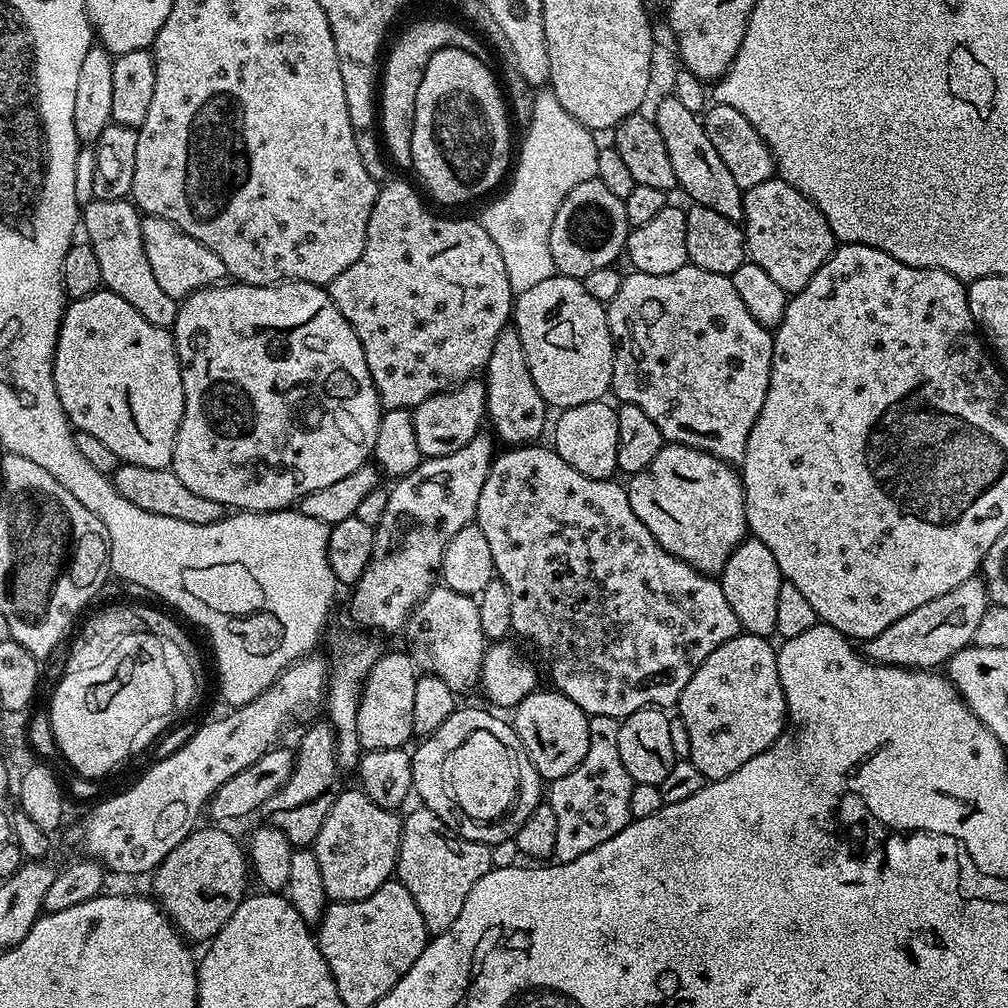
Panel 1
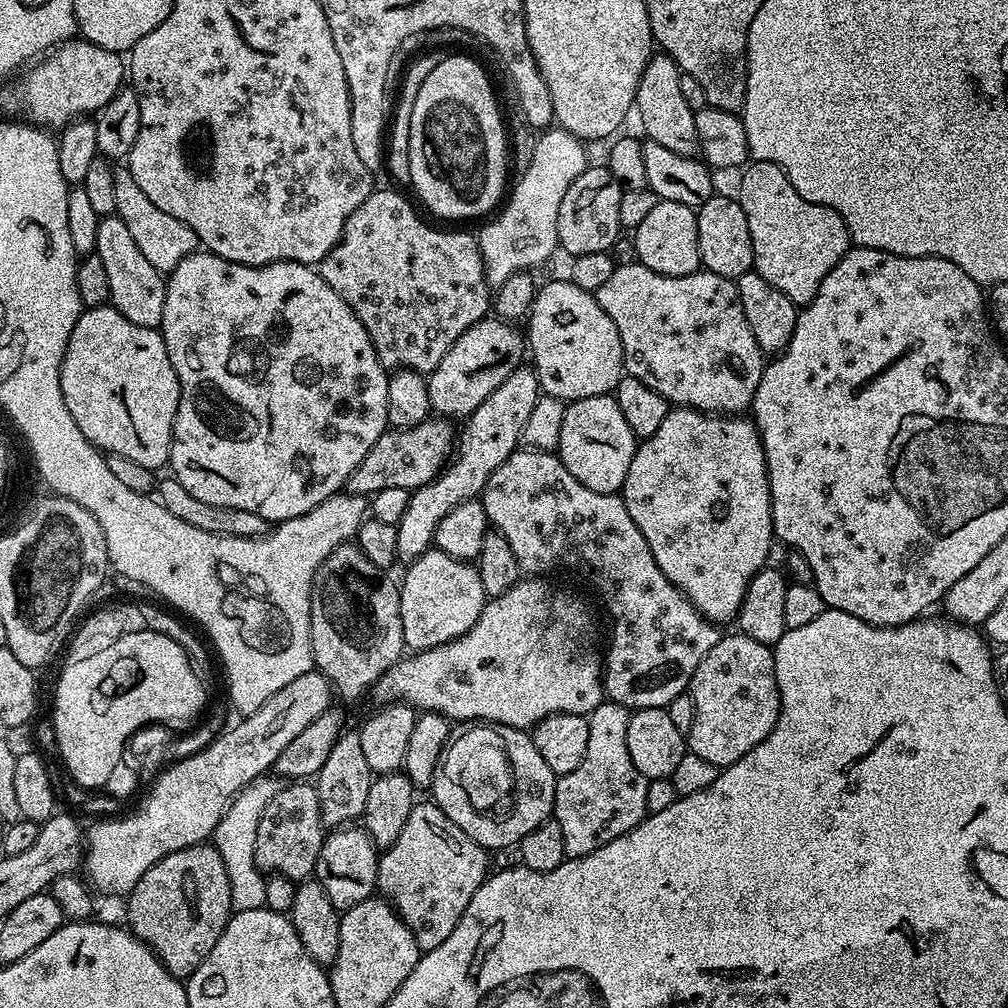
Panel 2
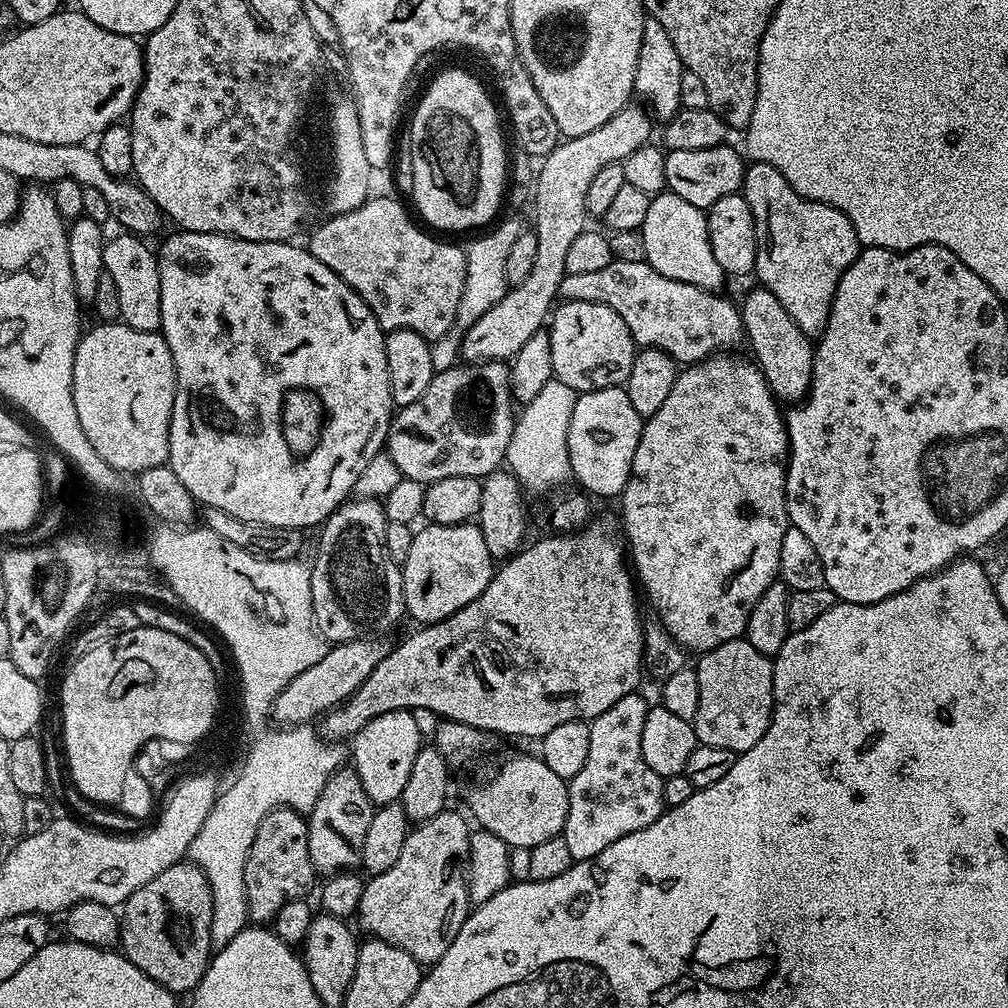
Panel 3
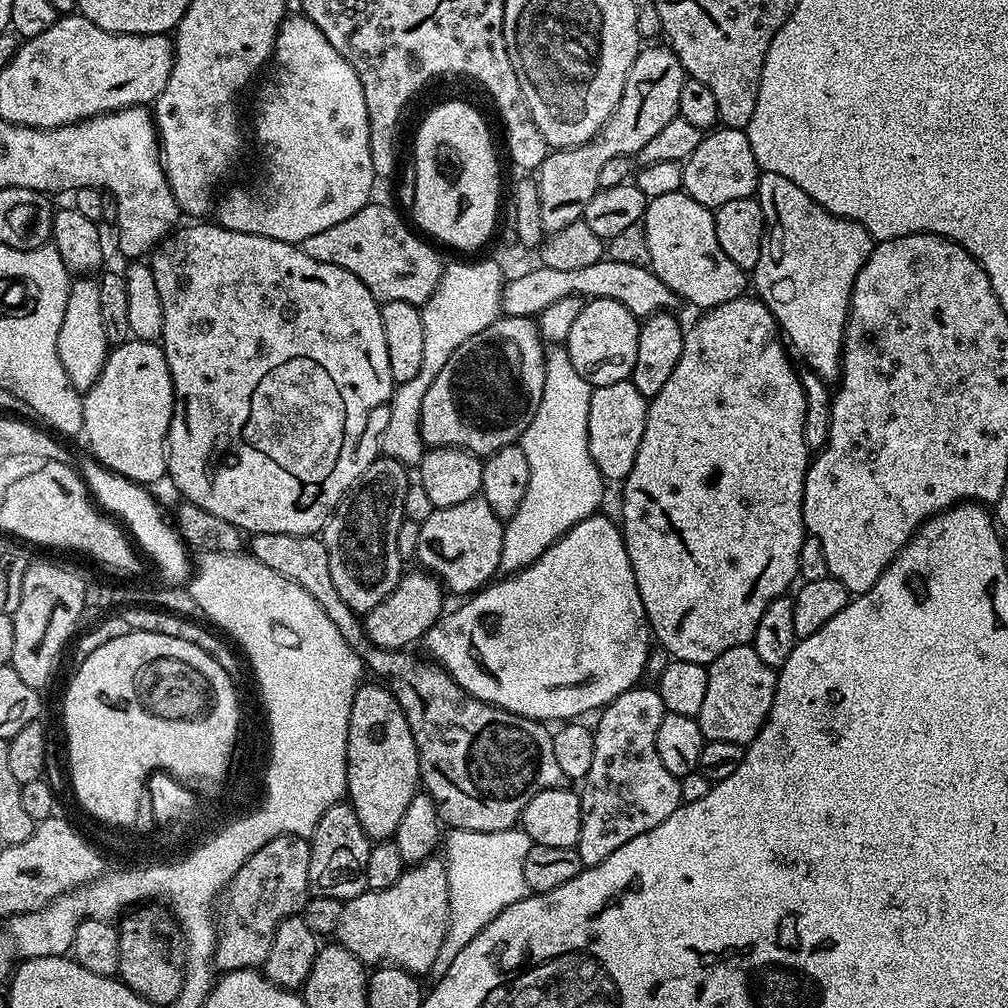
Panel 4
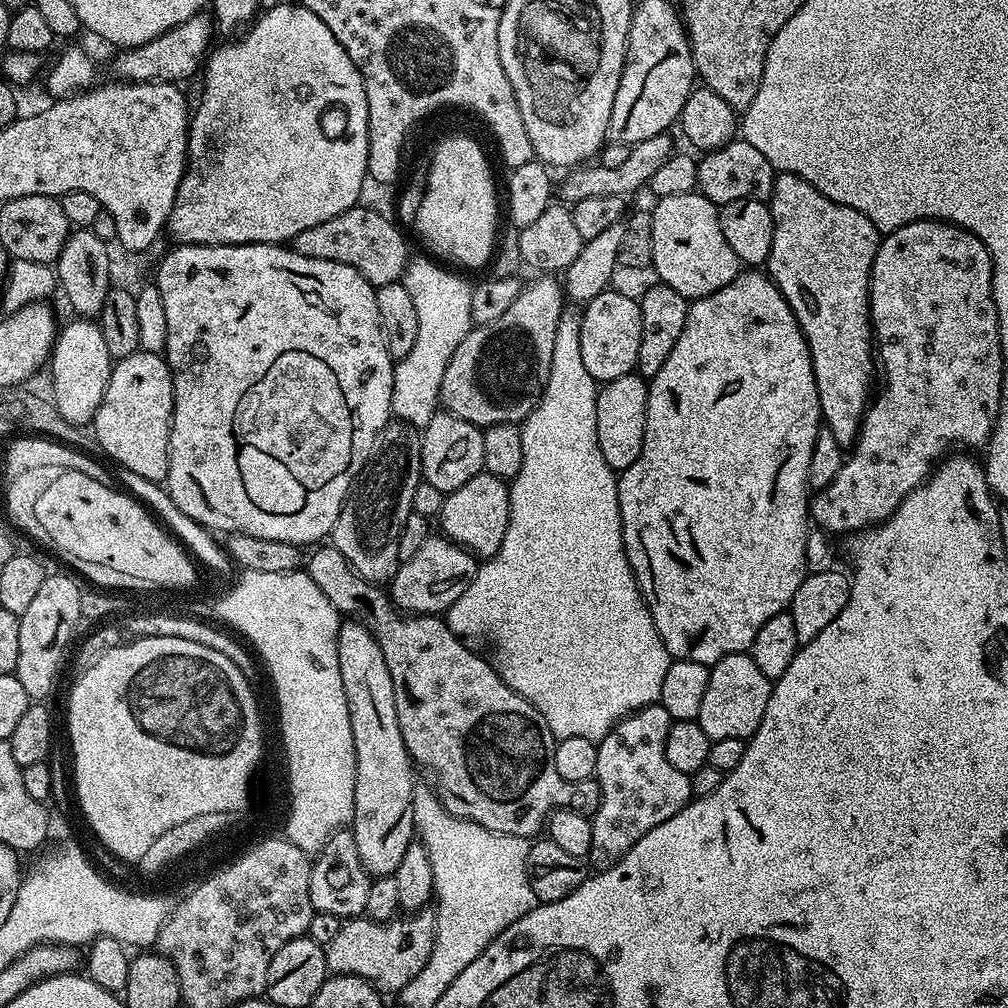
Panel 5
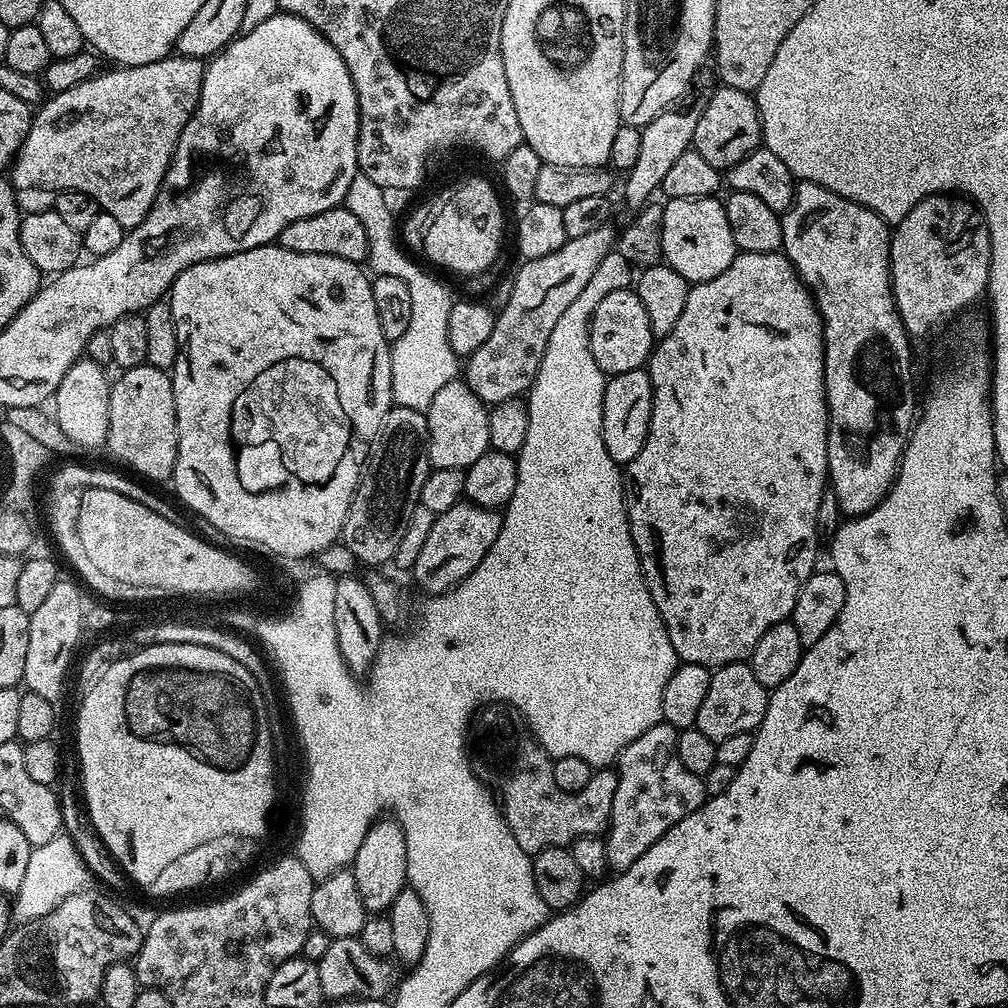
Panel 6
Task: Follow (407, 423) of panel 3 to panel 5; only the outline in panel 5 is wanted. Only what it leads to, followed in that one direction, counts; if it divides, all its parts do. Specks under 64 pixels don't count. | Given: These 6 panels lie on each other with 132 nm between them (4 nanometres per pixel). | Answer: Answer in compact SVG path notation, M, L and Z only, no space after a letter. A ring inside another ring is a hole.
M525 287L500 320L473 327L454 350L446 374L442 374L443 411L481 430L495 424L519 425L527 420L550 378L554 334L558 334L558 318L564 313L565 304L559 287Z

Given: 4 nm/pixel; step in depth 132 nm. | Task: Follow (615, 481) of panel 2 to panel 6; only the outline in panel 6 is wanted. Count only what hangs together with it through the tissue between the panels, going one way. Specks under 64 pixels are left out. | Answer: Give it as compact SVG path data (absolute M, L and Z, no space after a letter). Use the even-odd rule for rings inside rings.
M644 368L626 370L617 376L607 377L602 398L602 438L606 442L606 454L610 454L610 458L614 458L616 464L627 466L631 460L638 458L638 450L642 450L648 437L653 406L654 386Z

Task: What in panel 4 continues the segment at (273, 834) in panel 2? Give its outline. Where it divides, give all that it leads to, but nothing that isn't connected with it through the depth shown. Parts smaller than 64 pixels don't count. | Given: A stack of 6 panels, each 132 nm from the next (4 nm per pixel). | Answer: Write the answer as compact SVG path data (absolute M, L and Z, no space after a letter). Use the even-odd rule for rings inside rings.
M279 836L270 842L266 842L266 846L259 848L255 854L248 859L238 870L238 874L234 874L234 878L228 883L226 891L222 896L222 907L218 912L218 935L216 937L216 966L221 973L237 972L243 968L259 969L270 958L270 946L274 946L274 938L278 934L278 926L282 926L284 920L290 919L291 916L300 916L304 908L308 905L310 899L310 889L308 887L308 875L310 874L310 850L311 843L302 836Z

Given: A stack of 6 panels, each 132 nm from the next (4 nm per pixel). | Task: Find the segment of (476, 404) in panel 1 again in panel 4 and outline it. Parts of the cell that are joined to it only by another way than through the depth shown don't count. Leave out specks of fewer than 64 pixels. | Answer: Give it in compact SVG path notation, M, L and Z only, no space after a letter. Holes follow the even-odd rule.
M656 44L653 48L641 47L639 54L634 58L634 66L630 66L626 74L626 86L622 90L618 106L612 111L612 117L600 127L598 134L594 134L594 138L573 148L549 151L548 157L535 169L534 179L538 186L538 203L542 206L542 226L545 233L560 232L566 226L570 226L570 222L583 217L586 202L590 202L590 198L594 198L594 194L601 187L598 173L602 171L602 162L619 156L635 157L636 152L642 150L642 146L646 146L646 142L650 142L650 138L654 138L654 134L658 134L658 130L662 130L662 126L666 126L666 122L670 122L678 114L678 93L682 90L686 73L671 47L661 44Z

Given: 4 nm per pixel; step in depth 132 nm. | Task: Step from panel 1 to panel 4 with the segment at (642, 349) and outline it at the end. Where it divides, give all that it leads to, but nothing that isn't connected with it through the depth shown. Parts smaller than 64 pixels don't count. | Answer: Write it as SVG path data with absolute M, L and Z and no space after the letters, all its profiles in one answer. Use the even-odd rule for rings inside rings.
M605 258L594 262L594 266L585 266L583 270L550 270L543 266L535 266L529 272L516 276L507 281L498 293L500 300L500 312L506 316L531 316L539 317L546 306L551 306L561 298L567 296L578 296L591 298L593 300L613 300L622 302L630 314L637 318L653 316L655 312L662 312L671 309L672 303L677 303L678 297L672 293L653 274L651 267L642 265L631 265L629 263L616 262Z

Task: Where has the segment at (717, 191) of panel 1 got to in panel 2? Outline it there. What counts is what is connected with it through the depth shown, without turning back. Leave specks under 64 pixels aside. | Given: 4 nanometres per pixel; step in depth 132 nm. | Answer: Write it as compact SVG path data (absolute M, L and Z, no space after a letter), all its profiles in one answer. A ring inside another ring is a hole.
M653 55L640 75L634 112L640 115L640 124L645 132L643 135L647 139L658 142L658 146L666 146L666 150L674 150L674 154L695 157L700 146L694 130L696 113L686 106L686 98L682 98L681 75L680 68L670 57Z

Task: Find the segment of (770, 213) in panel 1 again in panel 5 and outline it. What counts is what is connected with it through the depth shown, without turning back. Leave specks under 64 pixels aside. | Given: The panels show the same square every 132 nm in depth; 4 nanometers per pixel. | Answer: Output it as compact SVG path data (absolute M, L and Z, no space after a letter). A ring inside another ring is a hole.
M789 172L777 175L770 197L772 217L776 223L774 242L766 261L767 275L778 286L786 298L790 310L800 324L808 343L810 358L814 366L814 382L818 390L818 402L823 423L833 431L834 438L845 446L856 443L860 432L860 421L868 411L872 375L877 375L878 360L874 355L874 329L868 305L868 291L872 277L872 263L880 245L882 234L858 210L826 198L810 182Z

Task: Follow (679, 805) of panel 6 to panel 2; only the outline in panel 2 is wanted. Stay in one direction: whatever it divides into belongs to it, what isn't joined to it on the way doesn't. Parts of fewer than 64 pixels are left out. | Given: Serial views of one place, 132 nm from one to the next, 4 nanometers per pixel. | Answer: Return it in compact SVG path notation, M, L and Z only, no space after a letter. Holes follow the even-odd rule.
M605 699L588 713L590 739L586 742L586 754L582 754L582 762L578 762L570 774L557 779L552 816L558 826L562 826L562 839L569 860L594 854L594 850L634 830L634 826L641 824L649 815L646 806L648 780L638 766L634 766L630 750L626 747L629 715L629 709L610 699Z

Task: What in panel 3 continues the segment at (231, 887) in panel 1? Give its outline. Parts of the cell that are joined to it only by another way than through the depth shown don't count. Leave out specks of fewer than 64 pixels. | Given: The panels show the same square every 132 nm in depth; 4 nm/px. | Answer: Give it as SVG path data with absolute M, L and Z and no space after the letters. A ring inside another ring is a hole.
M181 862L170 866L170 870L162 870L158 878L150 878L146 886L134 890L130 898L124 901L122 911L119 913L120 938L119 947L123 956L142 974L154 978L158 986L162 986L166 991L173 994L191 993L193 988L198 986L202 974L206 974L208 961L214 955L212 946L212 911L214 902L212 901L212 891L210 882L206 874L197 864L191 862Z

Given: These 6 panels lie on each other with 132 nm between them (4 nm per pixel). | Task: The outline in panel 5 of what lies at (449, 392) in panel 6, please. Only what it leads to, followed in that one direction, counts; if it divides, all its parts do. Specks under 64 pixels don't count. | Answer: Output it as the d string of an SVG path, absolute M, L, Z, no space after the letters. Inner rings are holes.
M437 411L434 418L422 429L420 437L420 474L423 483L435 486L442 493L458 490L458 486L470 482L478 473L484 471L482 458L483 431L475 424L466 422L454 414Z

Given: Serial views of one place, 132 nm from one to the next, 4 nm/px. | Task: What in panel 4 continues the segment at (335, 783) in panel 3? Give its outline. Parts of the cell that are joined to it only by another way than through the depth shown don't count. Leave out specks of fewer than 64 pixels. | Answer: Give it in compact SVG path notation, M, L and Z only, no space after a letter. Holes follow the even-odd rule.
M341 802L330 806L318 822L310 837L310 874L308 887L315 895L350 901L358 894L369 891L366 882L366 858L372 844L358 822L358 814L351 803Z

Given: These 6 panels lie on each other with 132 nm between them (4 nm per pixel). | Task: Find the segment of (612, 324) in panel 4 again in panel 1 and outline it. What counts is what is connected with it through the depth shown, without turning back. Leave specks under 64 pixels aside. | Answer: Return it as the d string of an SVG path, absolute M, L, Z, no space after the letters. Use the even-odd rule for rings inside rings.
M553 274L546 282L538 282L538 286L530 286L530 290L519 293L514 300L514 327L518 338L522 338L522 350L526 350L530 378L534 378L534 386L538 386L538 394L542 394L545 404L563 410L604 400L609 395L616 350L608 325L608 310L601 301L586 294L577 277Z

